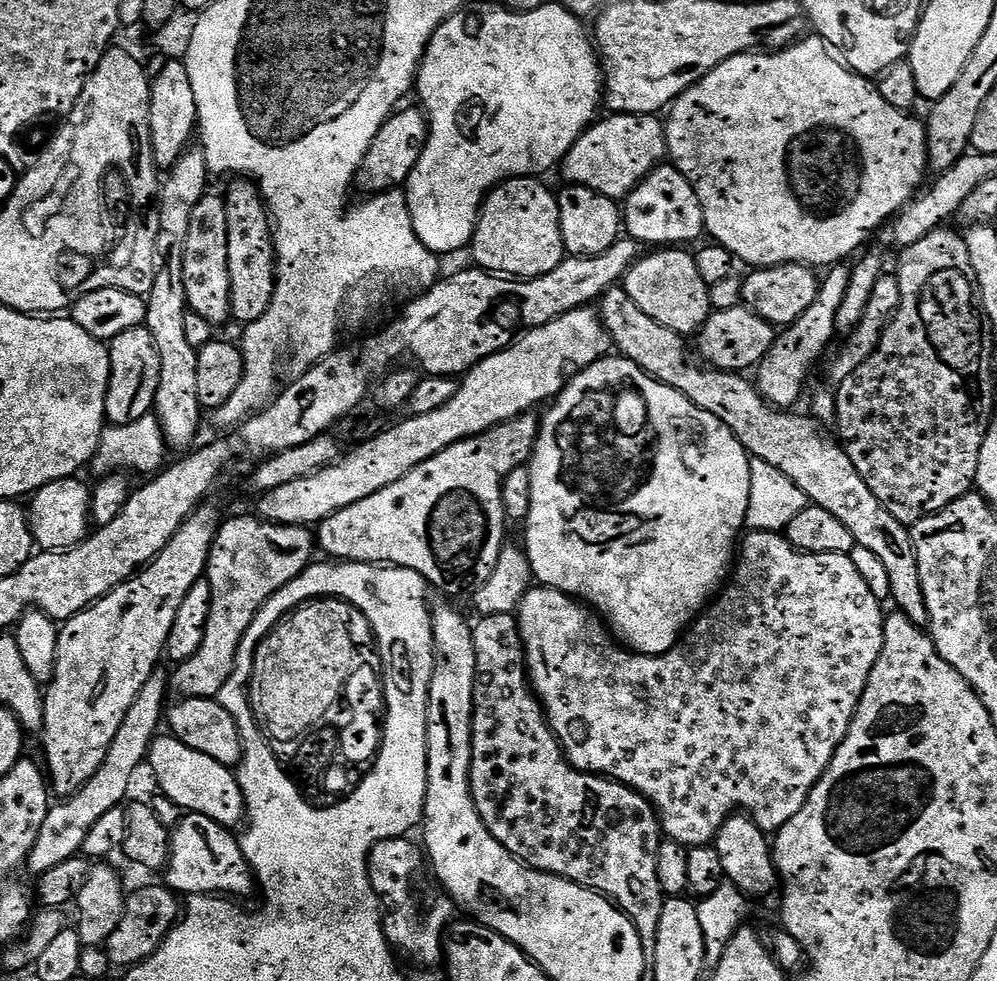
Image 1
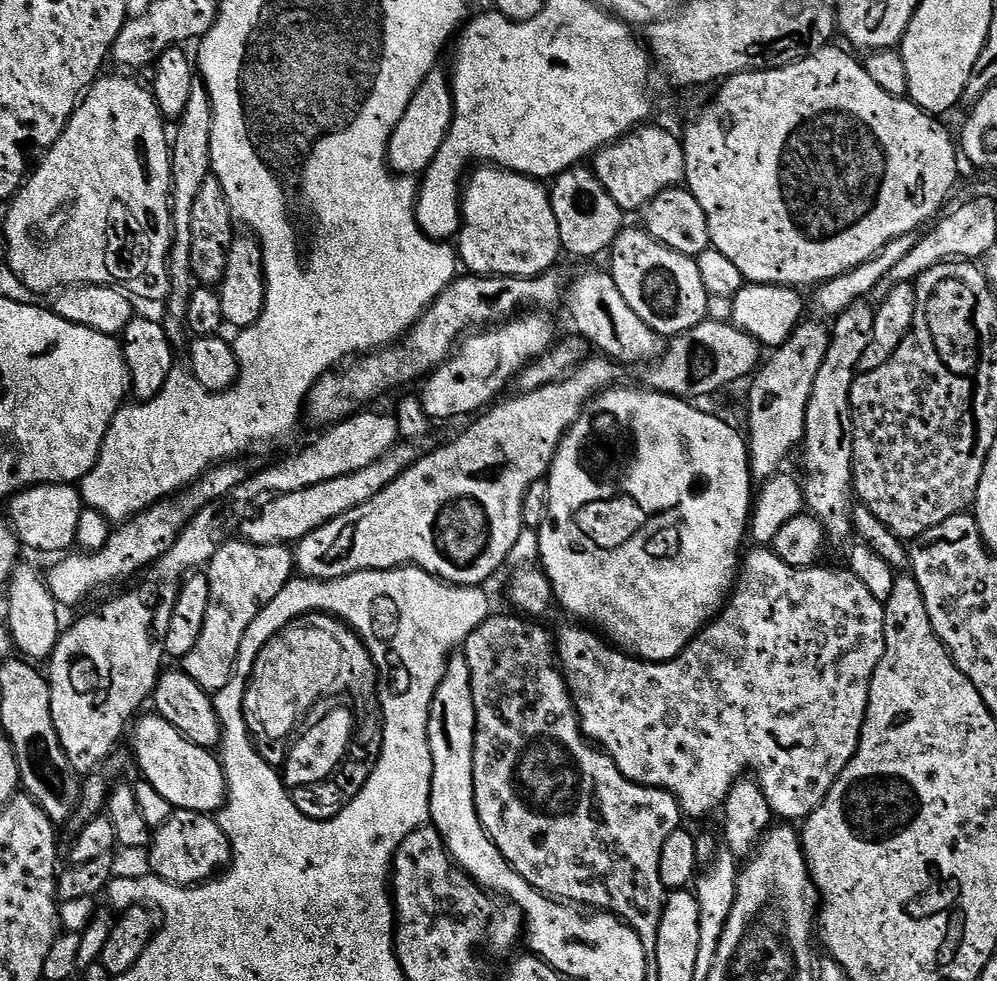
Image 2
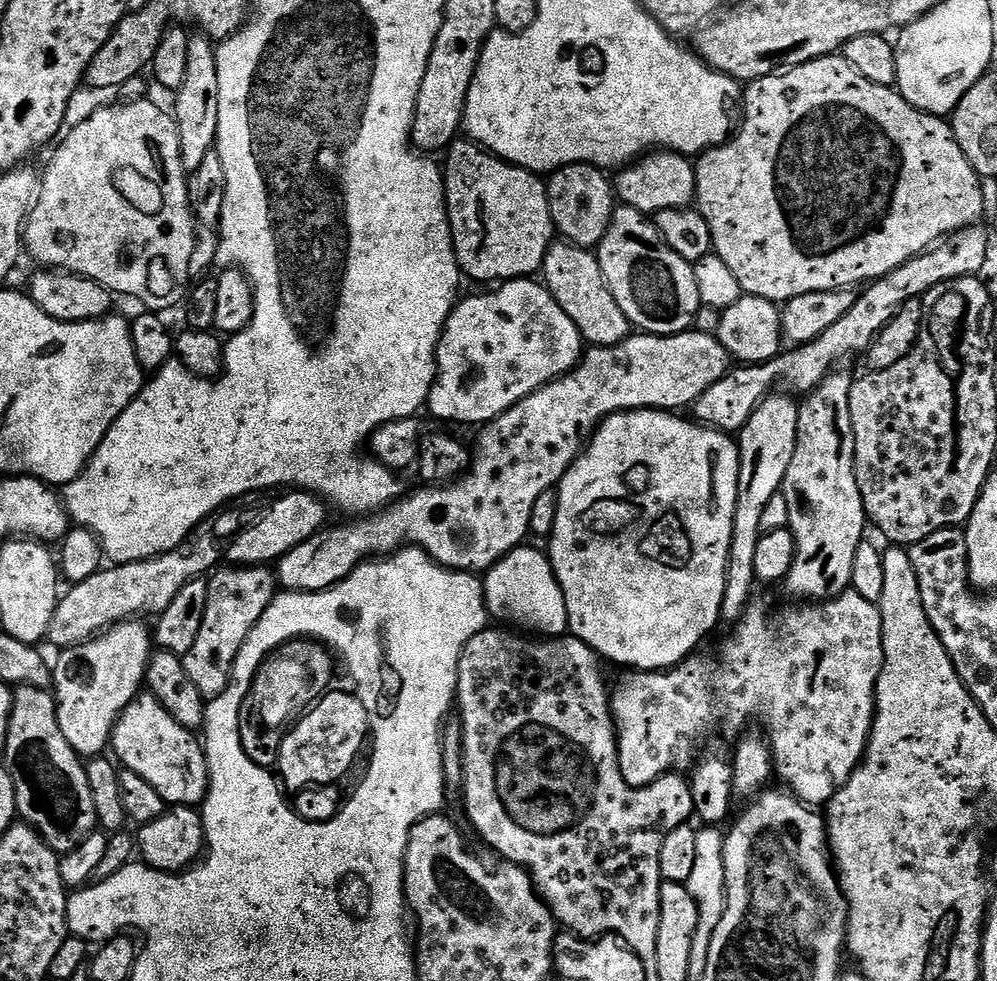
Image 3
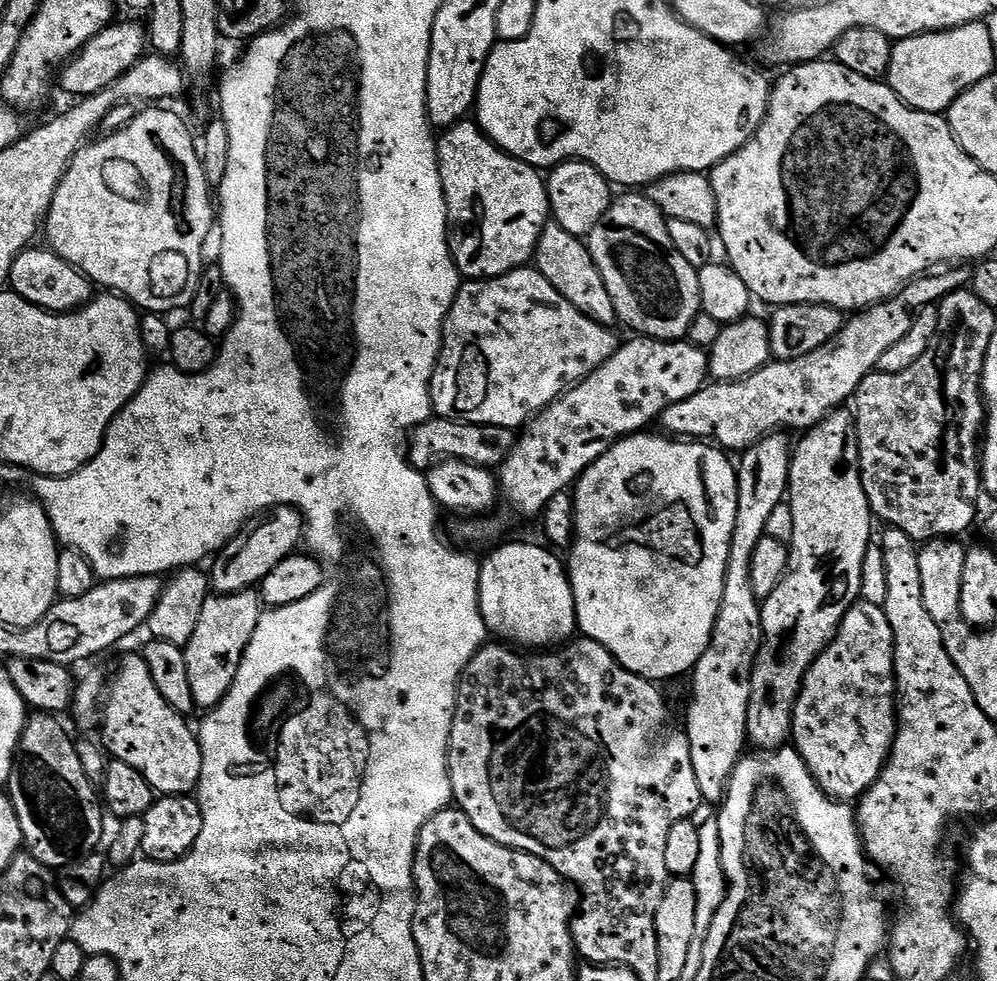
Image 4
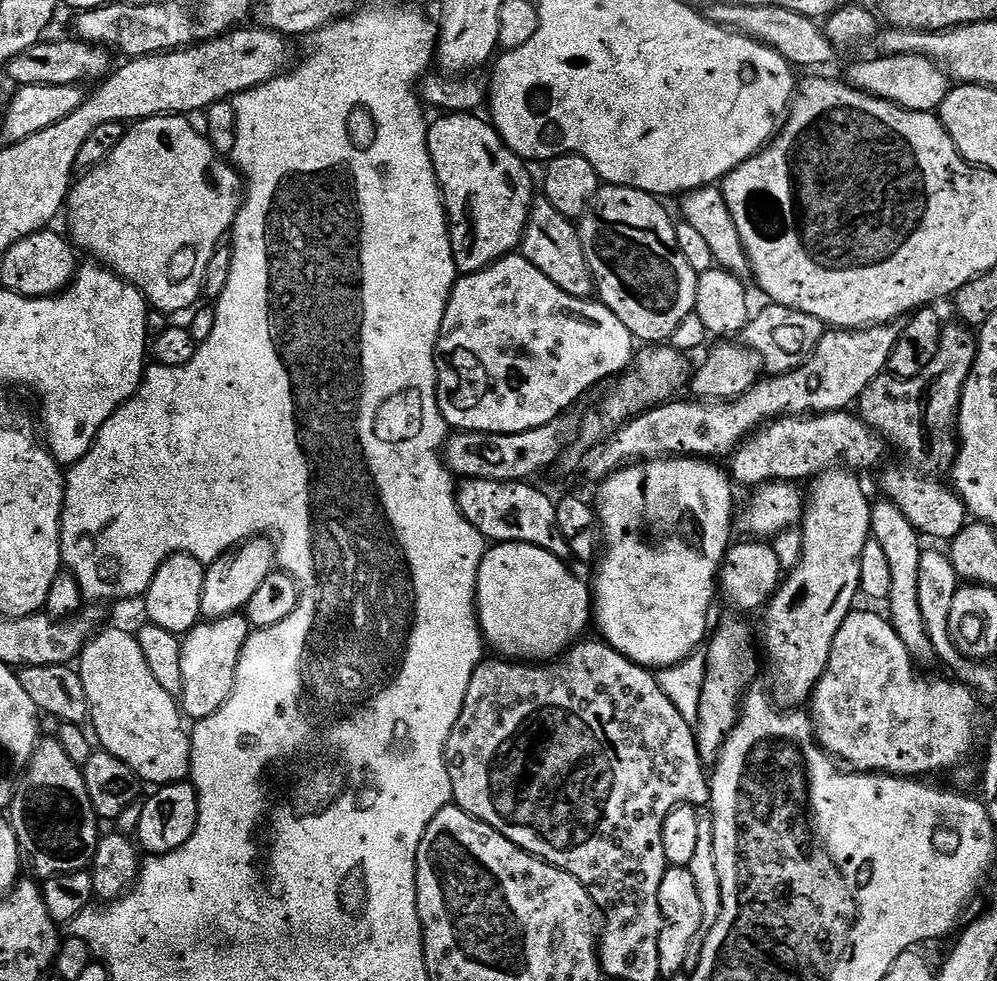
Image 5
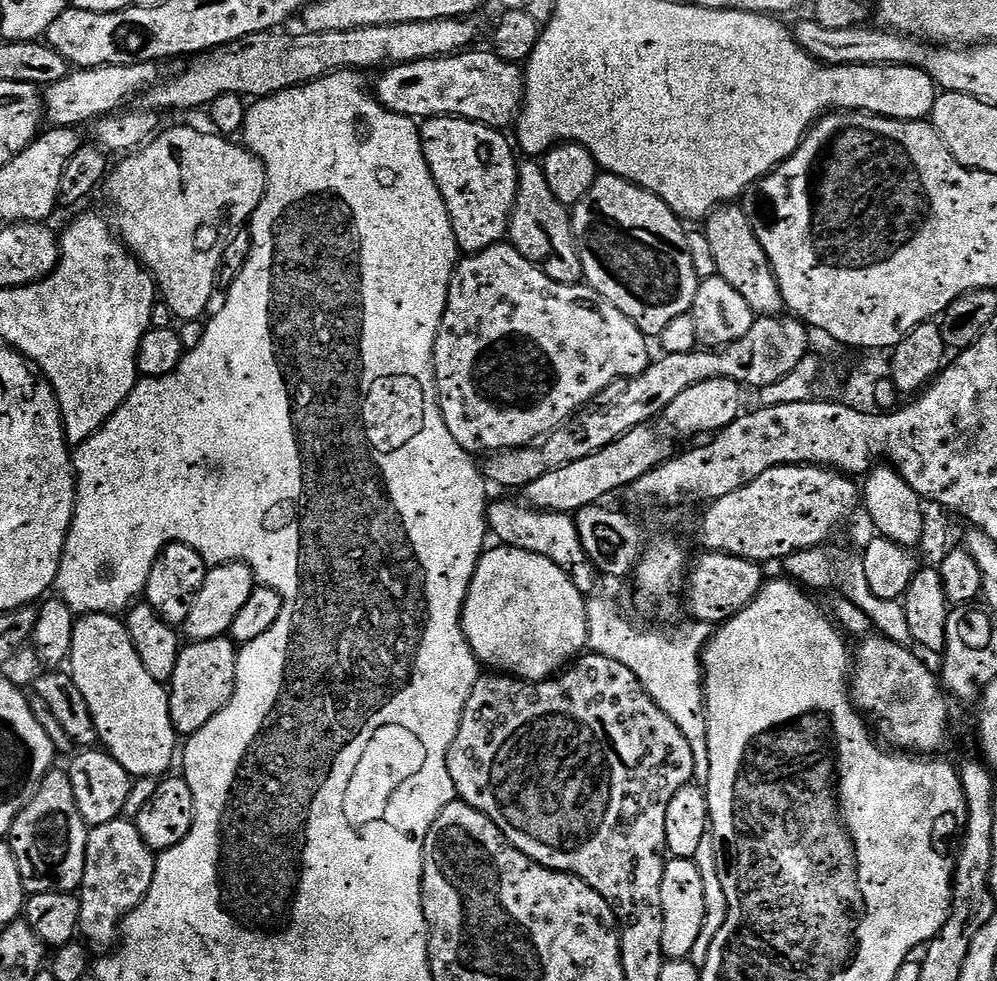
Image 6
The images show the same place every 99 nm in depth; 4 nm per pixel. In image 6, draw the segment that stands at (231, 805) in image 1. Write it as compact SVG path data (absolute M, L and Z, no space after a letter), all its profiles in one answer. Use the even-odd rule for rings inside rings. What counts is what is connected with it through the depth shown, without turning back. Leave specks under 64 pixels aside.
M112 614L81 615L74 626L72 649L66 661L66 668L74 686L82 690L82 698L86 698L86 706L92 715L103 751L114 757L133 778L163 777L169 771L167 768L171 766L172 759L175 756L177 759L178 756L178 733L170 718L168 690L165 685L150 678L150 674L146 674L146 666L142 666L142 658L138 658L138 650L134 650L134 642L130 638L125 621Z

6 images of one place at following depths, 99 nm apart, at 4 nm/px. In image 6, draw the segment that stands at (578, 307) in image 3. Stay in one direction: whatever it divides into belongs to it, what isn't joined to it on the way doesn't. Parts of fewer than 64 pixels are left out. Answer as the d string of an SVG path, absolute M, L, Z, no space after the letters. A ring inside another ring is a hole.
M524 162L518 167L518 188L516 201L512 207L512 217L508 219L507 239L536 268L554 278L554 282L578 284L584 280L582 262L574 246L572 217L569 209L550 191L546 182L544 165L540 162Z

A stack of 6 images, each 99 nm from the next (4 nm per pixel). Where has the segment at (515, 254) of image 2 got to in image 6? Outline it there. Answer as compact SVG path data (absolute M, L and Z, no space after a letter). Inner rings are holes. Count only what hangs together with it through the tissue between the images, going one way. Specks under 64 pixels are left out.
M434 116L428 119L425 119L423 123L420 124L420 141L422 142L422 154L426 158L426 166L430 166L430 174L434 178L434 182L438 186L438 190L442 194L442 198L446 202L446 210L450 214L450 222L452 223L452 229L454 230L454 238L456 239L456 244L460 247L461 253L464 254L471 254L473 252L481 252L482 250L486 250L489 248L491 244L498 244L501 243L507 237L508 234L508 219L512 217L512 207L514 206L514 202L516 201L516 190L518 188L518 159L516 160L517 153L514 151L513 145L510 143L508 145L508 140L504 137L505 133L503 131L494 129L494 128L487 128L485 124L479 124L478 122L474 122L473 120L459 120L457 116Z

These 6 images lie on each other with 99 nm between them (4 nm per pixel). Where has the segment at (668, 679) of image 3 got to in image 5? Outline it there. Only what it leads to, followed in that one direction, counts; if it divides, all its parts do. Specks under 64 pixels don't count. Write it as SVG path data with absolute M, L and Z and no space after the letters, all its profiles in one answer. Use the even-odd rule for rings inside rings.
M859 610L849 612L834 638L830 662L826 666L822 678L816 683L816 688L812 691L810 697L810 719L813 728L816 729L816 743L829 756L843 762L849 769L857 772L898 776L901 778L924 778L927 777L924 776L927 772L940 772L943 768L959 769L967 761L964 759L971 754L972 747L976 744L977 693L963 682L956 682L956 685L952 685L948 680L923 680L922 677L916 676L916 671L918 671L917 665L908 652L908 648L902 646L902 638L898 638L892 621L887 615L881 614L879 616L876 612L859 612Z

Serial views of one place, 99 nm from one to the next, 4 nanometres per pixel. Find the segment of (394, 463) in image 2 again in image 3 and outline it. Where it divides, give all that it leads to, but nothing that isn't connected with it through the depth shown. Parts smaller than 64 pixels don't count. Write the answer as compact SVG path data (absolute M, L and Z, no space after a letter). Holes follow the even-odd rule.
M292 490L281 496L284 497L274 501L265 510L261 520L254 521L249 528L248 525L241 527L240 531L236 533L226 557L229 565L271 565L273 562L281 560L290 550L294 550L294 546L306 542L325 527L324 508L326 509L326 504L323 499L303 490Z

